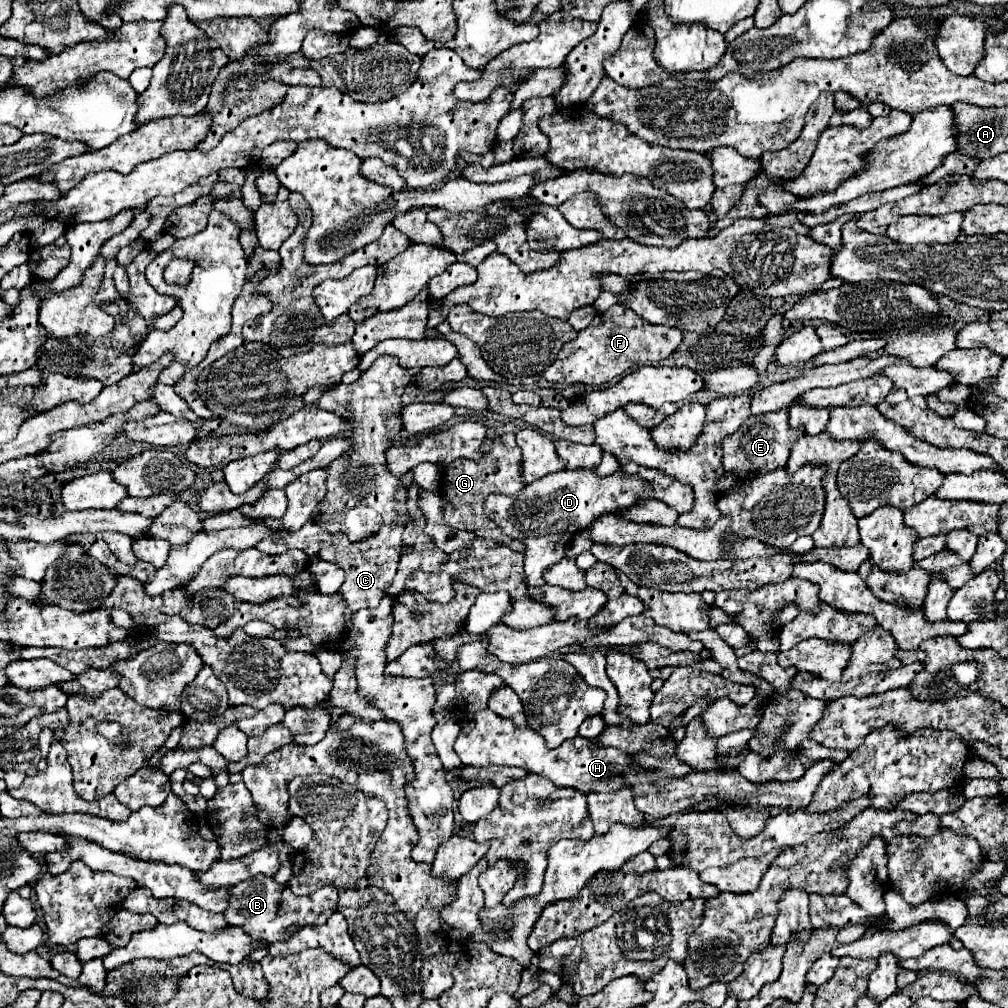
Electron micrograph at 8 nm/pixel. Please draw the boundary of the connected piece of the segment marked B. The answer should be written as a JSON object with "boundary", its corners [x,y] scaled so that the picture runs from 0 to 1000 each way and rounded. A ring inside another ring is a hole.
{"boundary":[[[253,869],[251,873],[245,873],[243,877],[231,879],[231,889],[227,891],[227,901],[223,903],[223,913],[227,913],[229,919],[239,919],[243,927],[249,931],[259,931],[265,935],[273,933],[285,933],[289,927],[283,927],[285,919],[291,915],[301,921],[303,917],[318,919],[322,913],[332,905],[334,897],[334,885],[330,881],[316,881],[311,885],[311,889],[291,889],[285,879],[277,879],[271,871],[265,869]]]}

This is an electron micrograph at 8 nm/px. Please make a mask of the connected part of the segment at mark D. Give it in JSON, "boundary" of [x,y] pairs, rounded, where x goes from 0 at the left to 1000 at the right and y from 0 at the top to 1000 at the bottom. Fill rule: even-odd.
{"boundary":[[[551,468],[545,470],[537,476],[531,476],[527,480],[523,480],[515,490],[511,492],[485,492],[481,496],[481,512],[485,516],[489,516],[505,534],[515,536],[521,540],[521,579],[523,581],[539,581],[539,567],[541,563],[553,560],[559,552],[561,552],[561,542],[563,536],[566,536],[572,528],[580,526],[584,520],[592,518],[596,512],[600,510],[614,510],[616,506],[628,502],[632,498],[632,492],[628,492],[628,488],[644,488],[644,484],[640,484],[640,480],[636,480],[636,476],[616,476],[616,472],[612,472],[612,468],[604,474],[594,474],[590,468]]]}

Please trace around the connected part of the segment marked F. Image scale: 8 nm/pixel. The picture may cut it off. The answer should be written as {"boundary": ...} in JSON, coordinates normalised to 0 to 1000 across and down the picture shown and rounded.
{"boundary":[[[610,302],[596,313],[592,312],[584,325],[576,327],[570,337],[557,345],[555,357],[539,367],[539,375],[557,381],[596,383],[606,379],[610,373],[620,371],[626,363],[638,363],[666,353],[674,341],[676,327],[644,321],[636,317],[636,313],[632,313],[624,304]]]}

